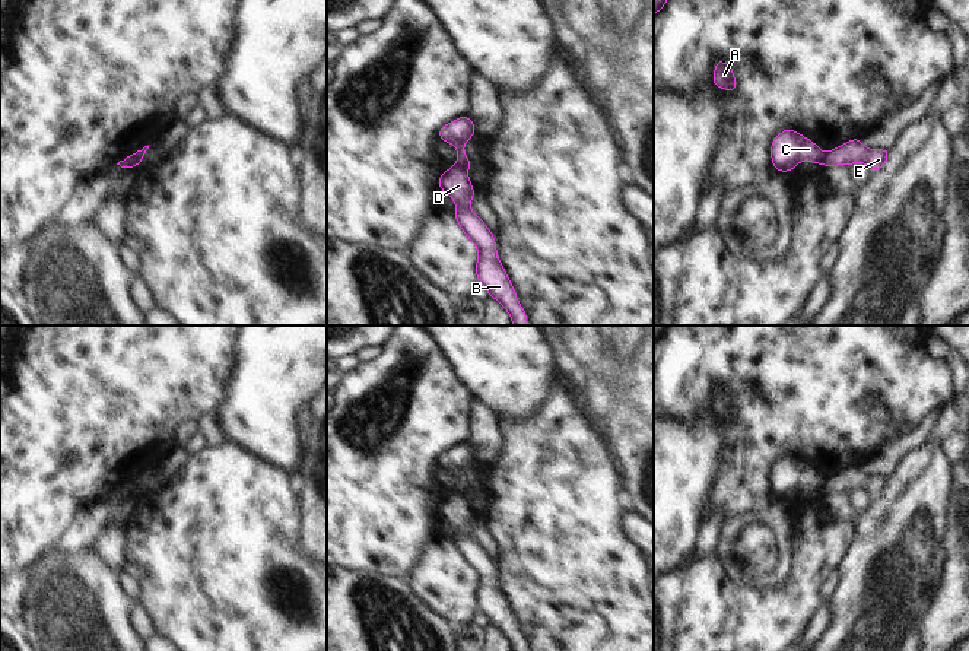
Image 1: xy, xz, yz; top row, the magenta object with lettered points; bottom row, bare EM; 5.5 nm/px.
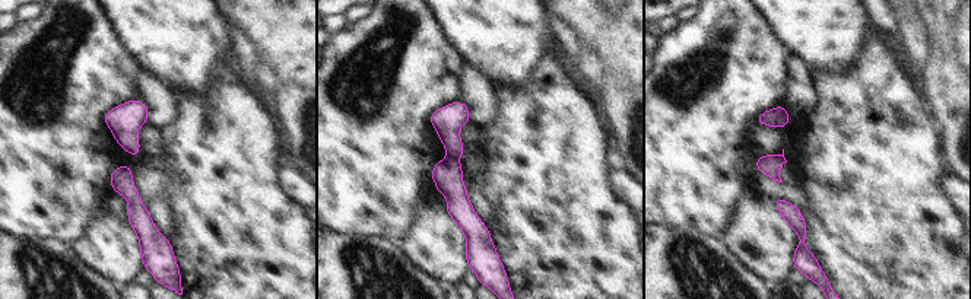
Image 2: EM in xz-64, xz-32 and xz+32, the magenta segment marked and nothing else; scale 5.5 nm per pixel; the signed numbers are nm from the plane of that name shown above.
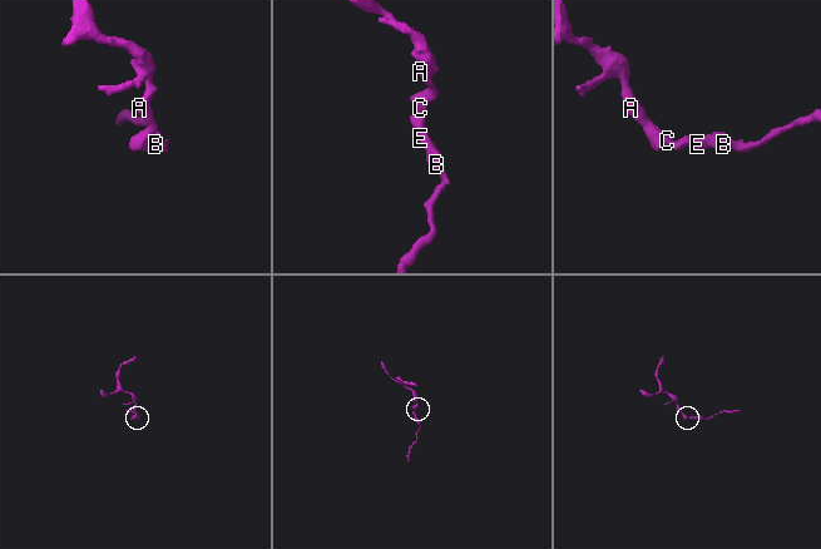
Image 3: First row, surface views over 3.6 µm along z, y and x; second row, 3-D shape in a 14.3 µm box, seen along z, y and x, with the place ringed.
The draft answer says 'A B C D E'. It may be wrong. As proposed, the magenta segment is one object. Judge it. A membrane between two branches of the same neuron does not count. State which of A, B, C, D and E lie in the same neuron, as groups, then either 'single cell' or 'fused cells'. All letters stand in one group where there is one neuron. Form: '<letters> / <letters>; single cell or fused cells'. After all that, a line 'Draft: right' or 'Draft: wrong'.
A C / B D E; fused cells
Draft: wrong

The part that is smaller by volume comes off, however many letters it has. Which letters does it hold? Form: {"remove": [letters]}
{"remove": ["B", "D", "E"]}

